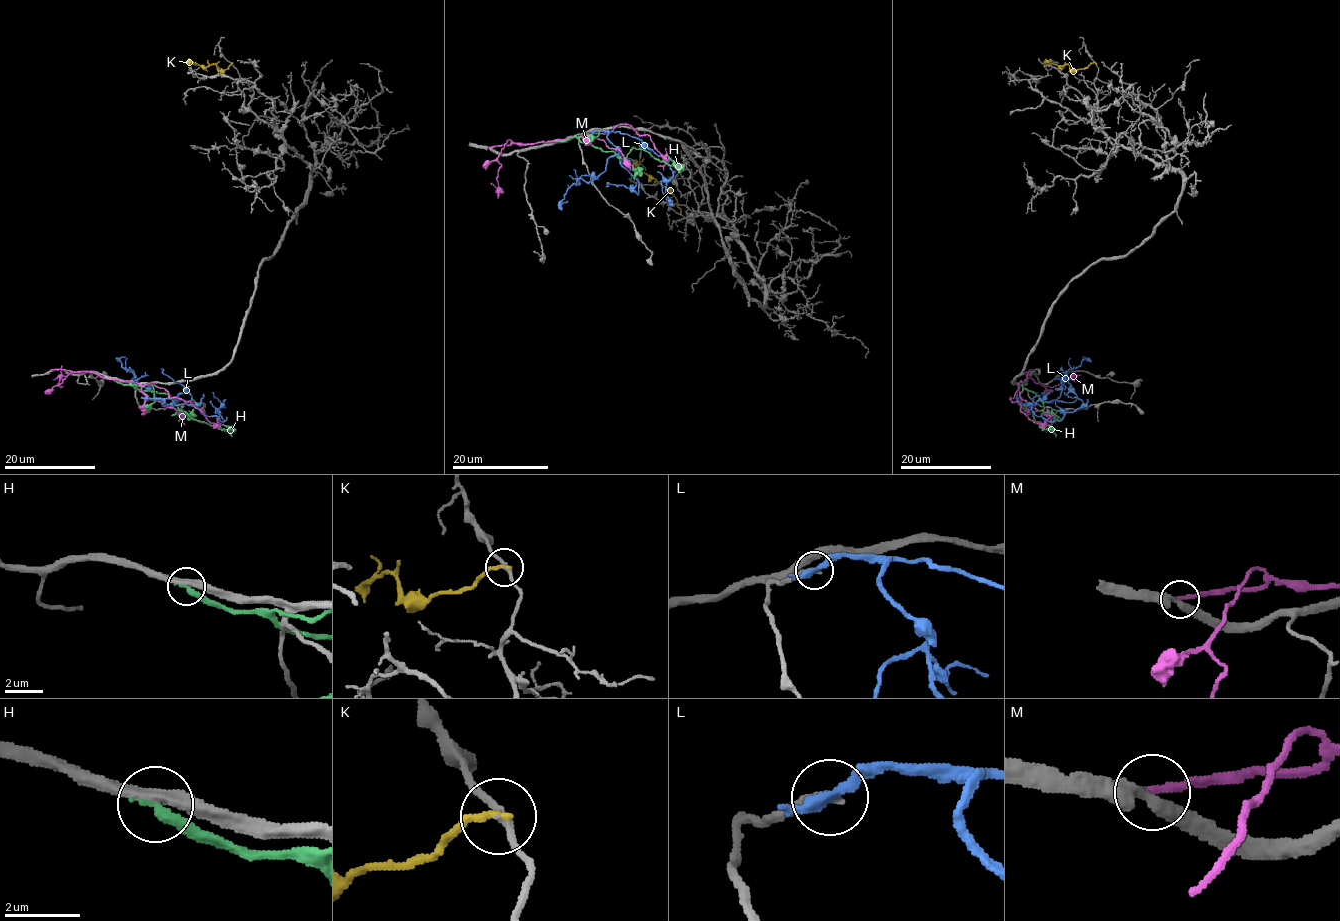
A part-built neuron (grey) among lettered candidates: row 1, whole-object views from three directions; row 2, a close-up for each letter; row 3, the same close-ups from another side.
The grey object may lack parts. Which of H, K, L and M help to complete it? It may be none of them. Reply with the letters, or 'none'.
none

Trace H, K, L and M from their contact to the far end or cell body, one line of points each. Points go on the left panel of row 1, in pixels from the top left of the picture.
H: (113, 379), (139, 390), (167, 394), (178, 408), (191, 417), (209, 425), (220, 427)
K: (232, 63), (224, 70), (214, 64), (203, 66), (197, 64)
L: (147, 397), (170, 398), (175, 405), (196, 405), (208, 416), (224, 420), (217, 412), (221, 403), (212, 392)
M: (51, 370), (154, 383), (171, 398), (191, 403), (207, 420), (216, 422), (211, 415)

